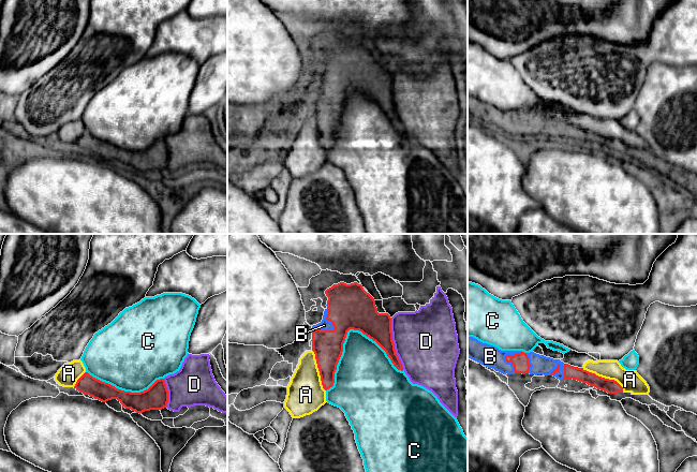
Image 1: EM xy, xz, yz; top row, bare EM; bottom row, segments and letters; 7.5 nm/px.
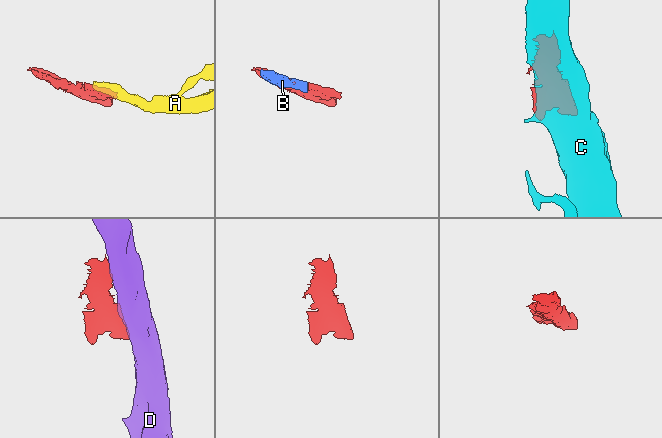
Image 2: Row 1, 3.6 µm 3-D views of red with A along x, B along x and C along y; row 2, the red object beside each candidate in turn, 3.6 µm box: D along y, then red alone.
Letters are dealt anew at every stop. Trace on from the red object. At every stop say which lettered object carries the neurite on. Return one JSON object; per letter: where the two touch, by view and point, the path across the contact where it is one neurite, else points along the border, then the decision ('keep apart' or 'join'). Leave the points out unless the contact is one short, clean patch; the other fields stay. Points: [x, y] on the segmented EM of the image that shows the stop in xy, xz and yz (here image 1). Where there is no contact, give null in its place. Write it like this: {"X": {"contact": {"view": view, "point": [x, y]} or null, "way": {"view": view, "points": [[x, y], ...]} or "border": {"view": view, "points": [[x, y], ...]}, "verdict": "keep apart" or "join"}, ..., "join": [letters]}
{"A": {"contact": {"view": "yz", "point": [604, 378]}, "border": {"view": "yz", "points": [[582, 367], [598, 375], [613, 379], [623, 391]]}, "verdict": "keep apart"}, "B": {"contact": {"view": "xz", "point": [334, 329]}, "verdict": "join"}, "C": {"contact": {"view": "xz", "point": [347, 330]}, "verdict": "keep apart"}, "D": {"contact": {"view": "xz", "point": [393, 343]}, "verdict": "keep apart"}, "join": ["B"]}

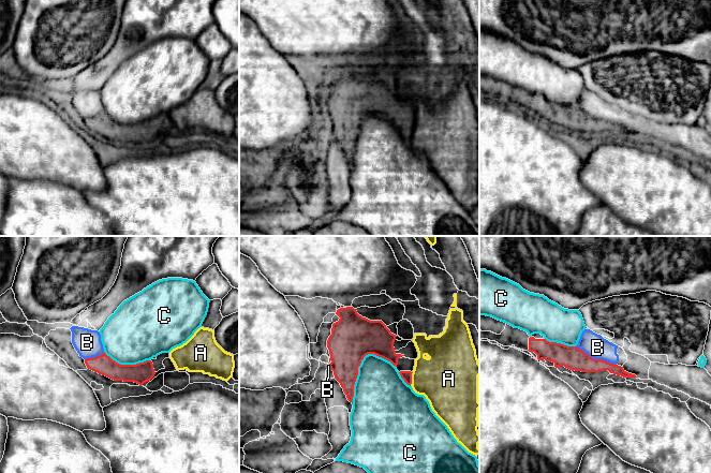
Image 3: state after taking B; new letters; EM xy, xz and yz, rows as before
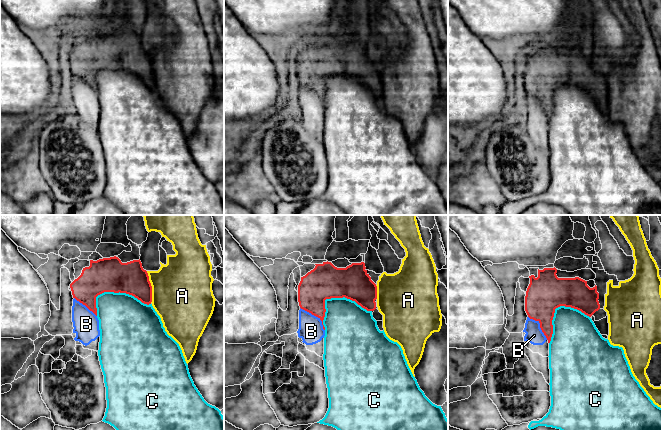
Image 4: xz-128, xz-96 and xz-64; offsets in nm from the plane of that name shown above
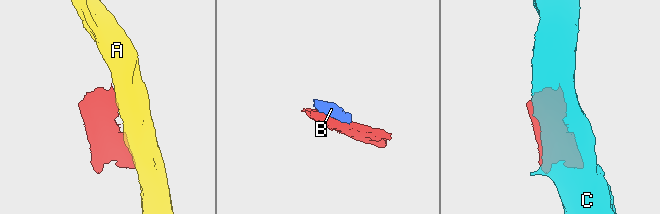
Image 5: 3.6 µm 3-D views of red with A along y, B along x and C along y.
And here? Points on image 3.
{"A": {"contact": {"view": "xz", "point": [411, 379]}, "verdict": "keep apart"}, "B": {"contact": {"view": "yz", "point": [596, 359]}, "verdict": "keep apart"}, "C": {"contact": {"view": "xz", "point": [359, 365]}, "verdict": "keep apart"}, "join": []}

